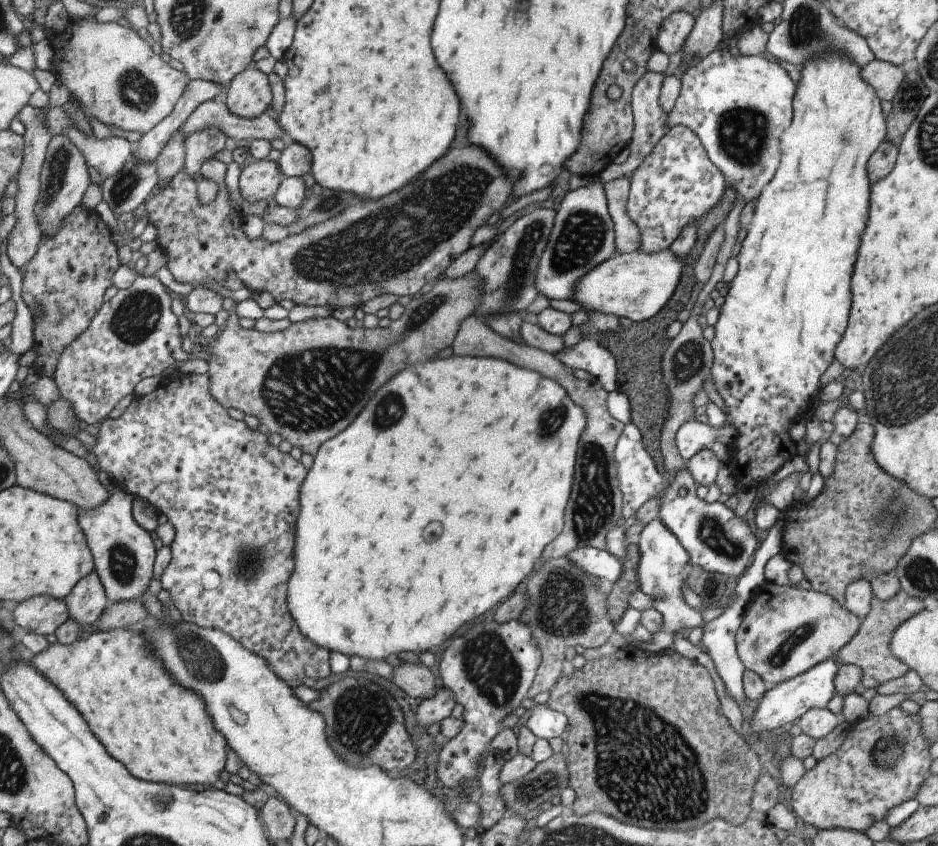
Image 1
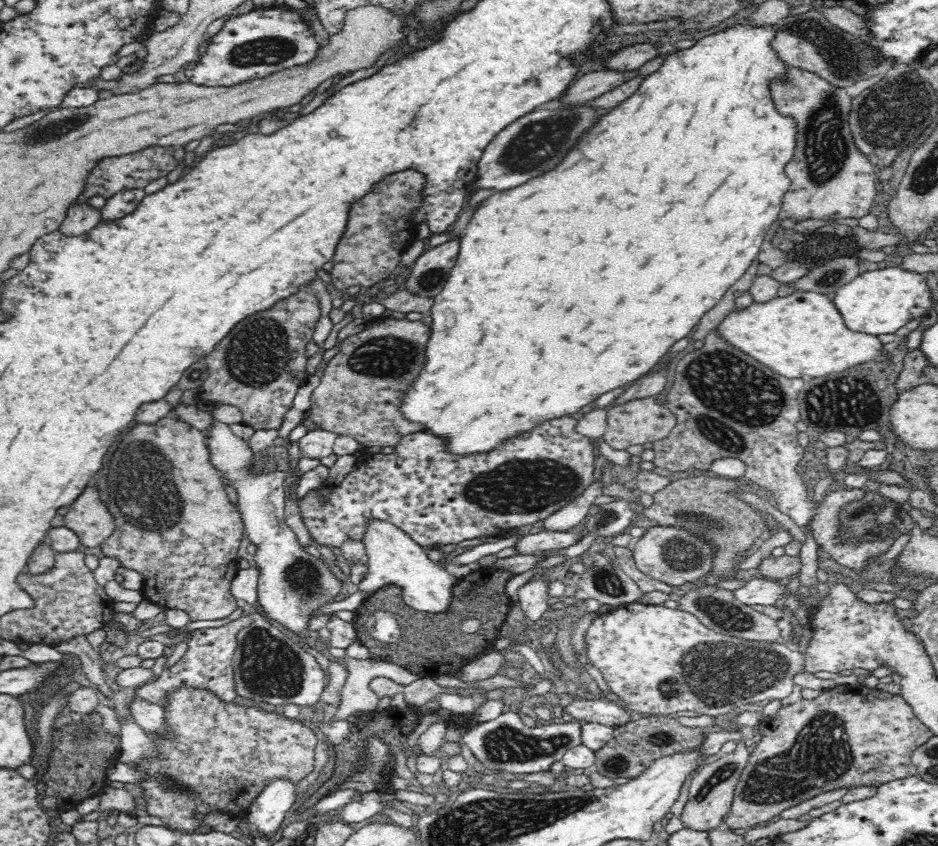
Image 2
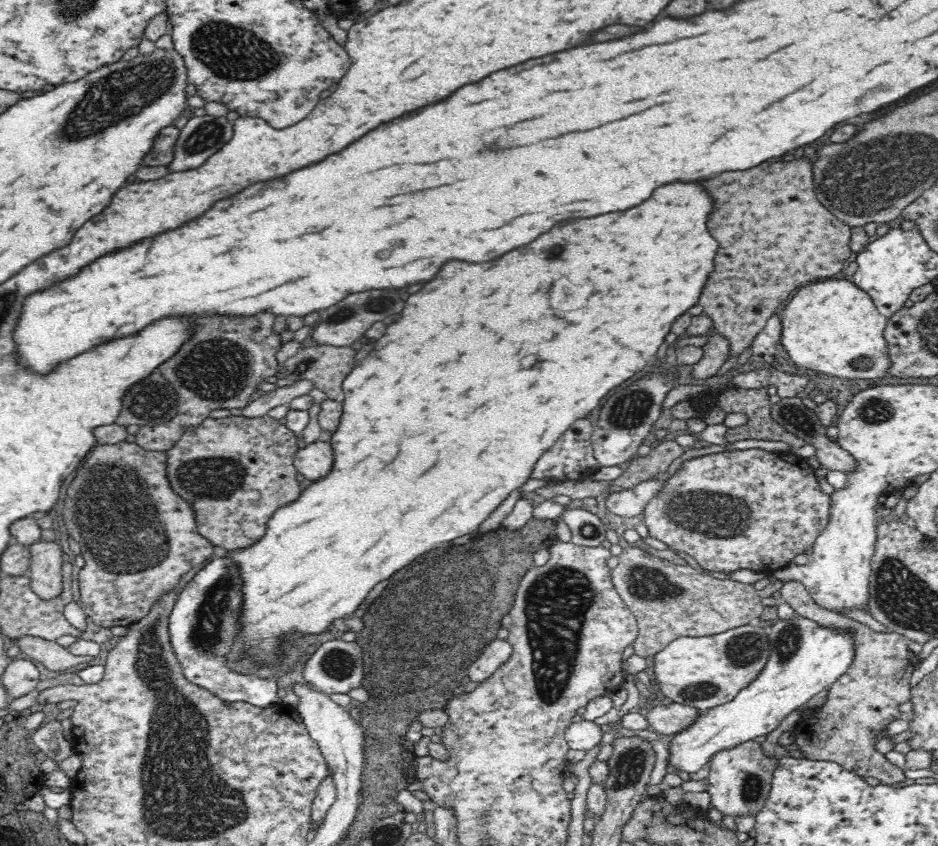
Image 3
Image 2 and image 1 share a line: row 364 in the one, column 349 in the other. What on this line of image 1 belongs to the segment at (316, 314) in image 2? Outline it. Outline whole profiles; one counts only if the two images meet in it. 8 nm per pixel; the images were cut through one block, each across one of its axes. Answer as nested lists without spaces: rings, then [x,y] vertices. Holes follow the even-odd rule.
[[[464,146],[464,148],[450,148],[446,156],[438,158],[434,162],[434,166],[430,166],[430,170],[426,170],[424,174],[420,174],[418,178],[409,182],[406,186],[399,188],[397,191],[391,192],[390,194],[384,195],[379,199],[366,199],[358,201],[356,204],[349,206],[346,210],[340,212],[336,216],[325,220],[324,222],[310,225],[306,227],[302,232],[296,232],[292,235],[288,235],[286,238],[279,240],[278,242],[270,242],[263,236],[260,238],[255,238],[252,240],[246,236],[243,229],[243,224],[239,221],[239,213],[235,212],[232,205],[230,205],[230,195],[228,194],[228,189],[226,188],[226,183],[224,182],[226,167],[224,163],[215,157],[209,158],[199,170],[199,174],[204,178],[209,178],[214,180],[219,186],[219,193],[216,200],[212,204],[201,205],[199,203],[199,198],[196,192],[195,178],[189,175],[186,171],[180,170],[180,172],[162,188],[157,189],[144,203],[147,218],[149,222],[156,226],[157,228],[157,239],[158,245],[163,250],[163,252],[168,256],[167,267],[171,272],[171,276],[174,280],[178,282],[187,282],[191,285],[198,286],[202,284],[203,286],[208,286],[214,282],[223,281],[228,276],[228,272],[232,270],[236,274],[237,278],[244,282],[245,286],[252,290],[253,293],[259,292],[269,292],[276,303],[281,300],[293,300],[296,304],[305,304],[306,306],[330,306],[334,309],[343,309],[347,306],[354,306],[355,308],[363,307],[368,300],[374,298],[375,296],[382,296],[382,294],[396,294],[396,296],[406,296],[406,294],[411,294],[417,297],[422,288],[430,282],[436,281],[436,278],[443,274],[445,270],[450,266],[450,263],[460,254],[463,253],[469,246],[470,240],[474,231],[486,224],[486,220],[498,212],[499,208],[504,206],[506,200],[511,195],[510,190],[512,190],[512,182],[508,180],[508,176],[504,174],[502,166],[498,162],[494,162],[486,150],[478,148],[478,146]]]

